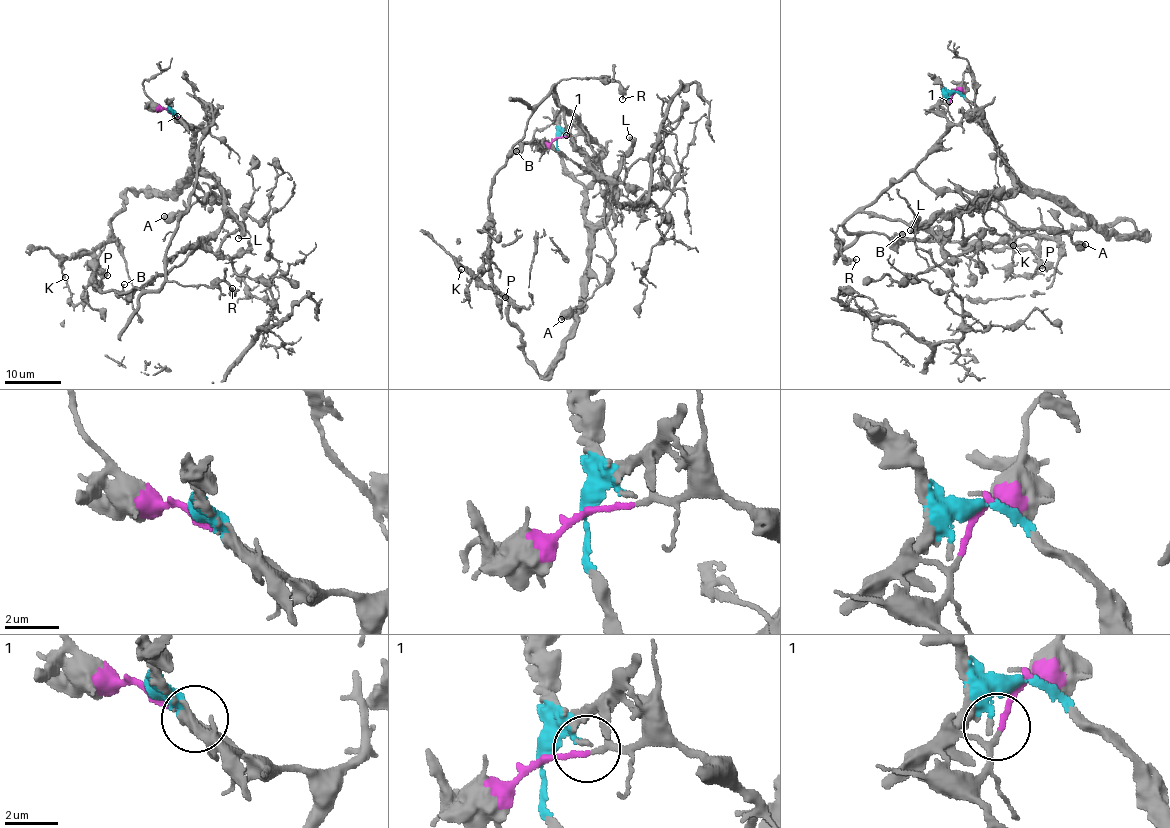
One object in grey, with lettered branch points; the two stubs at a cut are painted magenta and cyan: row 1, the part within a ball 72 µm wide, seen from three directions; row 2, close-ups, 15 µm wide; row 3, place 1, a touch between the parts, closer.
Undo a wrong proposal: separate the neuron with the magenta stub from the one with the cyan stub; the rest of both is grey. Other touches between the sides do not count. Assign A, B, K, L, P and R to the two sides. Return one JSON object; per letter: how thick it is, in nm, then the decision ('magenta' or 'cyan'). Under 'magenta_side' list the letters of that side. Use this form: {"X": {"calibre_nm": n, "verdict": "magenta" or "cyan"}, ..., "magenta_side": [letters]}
{"A": {"calibre_nm": 550, "verdict": "magenta"}, "B": {"calibre_nm": 130, "verdict": "cyan"}, "K": {"calibre_nm": 180, "verdict": "cyan"}, "L": {"calibre_nm": 280, "verdict": "cyan"}, "P": {"calibre_nm": 420, "verdict": "cyan"}, "R": {"calibre_nm": 200, "verdict": "magenta"}, "magenta_side": ["A", "R"]}

